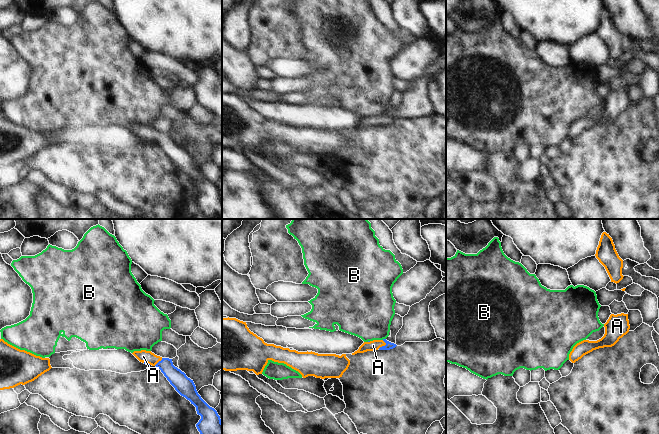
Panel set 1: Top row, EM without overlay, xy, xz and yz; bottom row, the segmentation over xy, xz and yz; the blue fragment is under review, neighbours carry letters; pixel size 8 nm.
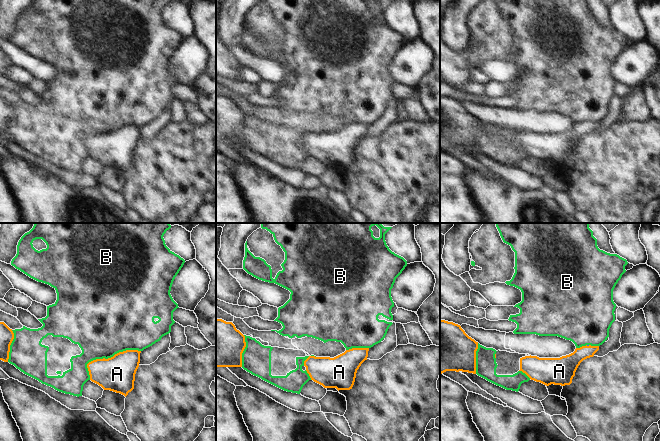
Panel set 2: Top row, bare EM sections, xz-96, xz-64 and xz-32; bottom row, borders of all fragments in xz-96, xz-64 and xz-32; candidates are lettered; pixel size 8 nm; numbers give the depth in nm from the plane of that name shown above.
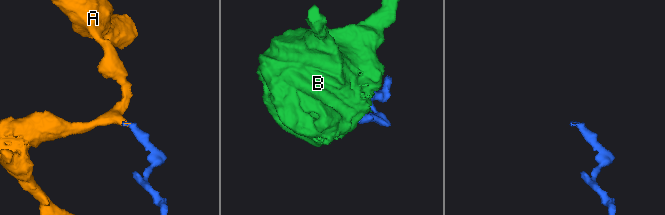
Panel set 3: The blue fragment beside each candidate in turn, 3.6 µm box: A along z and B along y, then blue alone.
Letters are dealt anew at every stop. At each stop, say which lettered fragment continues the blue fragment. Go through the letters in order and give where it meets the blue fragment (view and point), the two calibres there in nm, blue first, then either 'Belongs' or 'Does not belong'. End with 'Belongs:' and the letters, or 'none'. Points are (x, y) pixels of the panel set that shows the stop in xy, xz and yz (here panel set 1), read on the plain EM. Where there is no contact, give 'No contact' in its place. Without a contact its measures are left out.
A: Touches blue at xz (383, 122). Thickness 60 nm (blue) against 80 nm. Belongs
B: Touches blue at xz (383, 115). Thickness 60 nm (blue) against 400 nm. Does not belong
Belongs: A

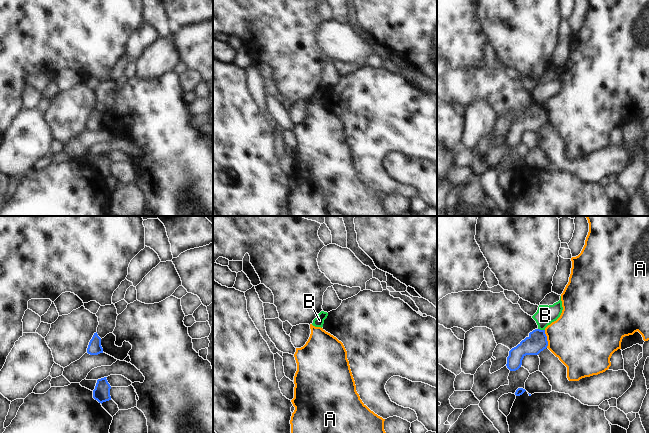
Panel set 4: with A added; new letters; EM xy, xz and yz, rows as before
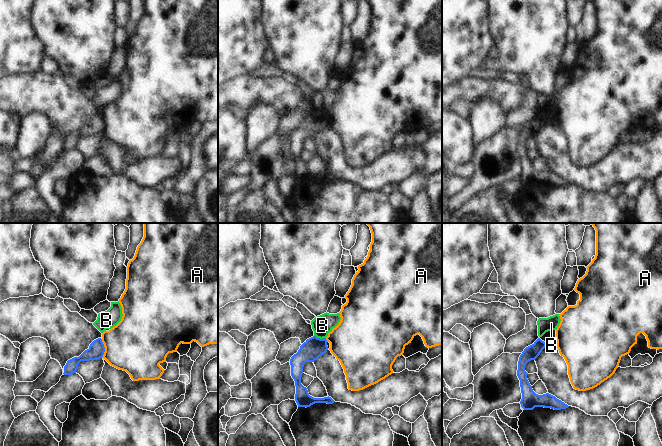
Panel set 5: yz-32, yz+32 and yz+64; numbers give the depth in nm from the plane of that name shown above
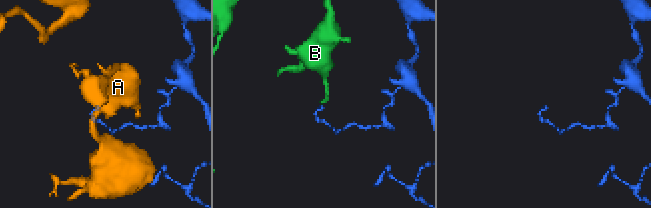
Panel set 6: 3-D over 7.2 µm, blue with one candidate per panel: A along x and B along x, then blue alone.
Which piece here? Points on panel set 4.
A: Touches blue at yz (546, 115). Thickness 160 nm (blue) against 440 nm. Does not belong
B: Touches blue at yz (541, 106). Thickness 160 nm (blue) against 160 nm. Does not belong
Belongs: none

